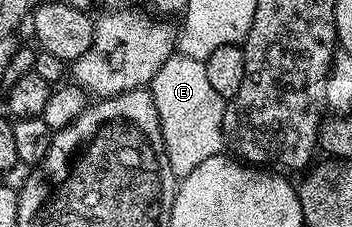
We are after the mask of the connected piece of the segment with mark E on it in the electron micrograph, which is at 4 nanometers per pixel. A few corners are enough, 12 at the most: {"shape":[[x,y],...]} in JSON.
{"shape":[[174,54],[151,85],[178,178],[222,151],[227,100]]}

